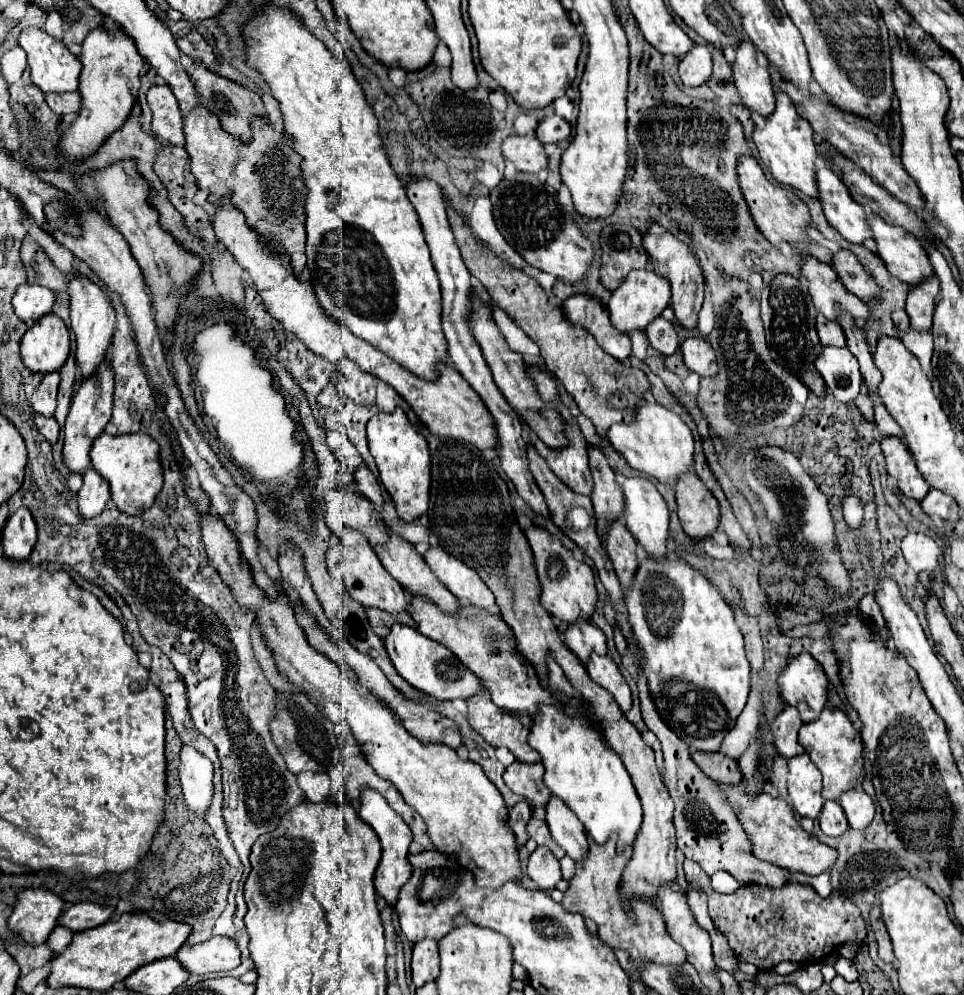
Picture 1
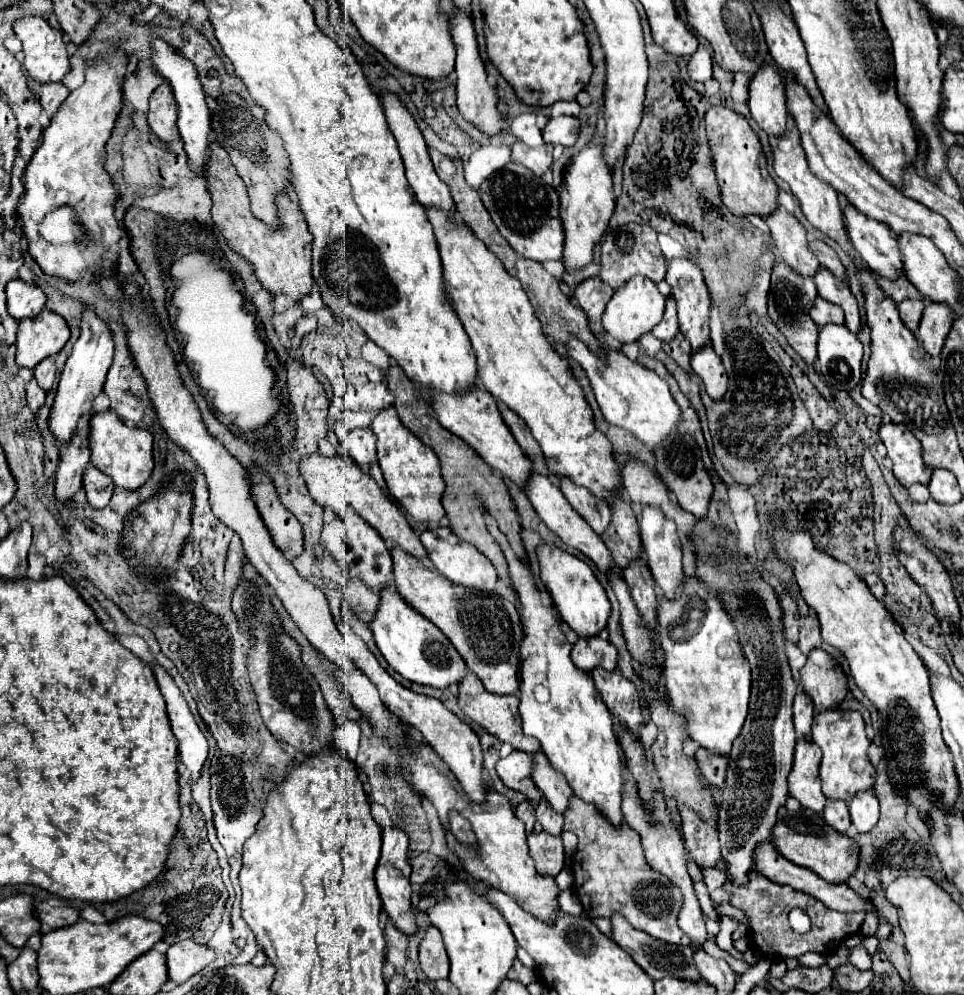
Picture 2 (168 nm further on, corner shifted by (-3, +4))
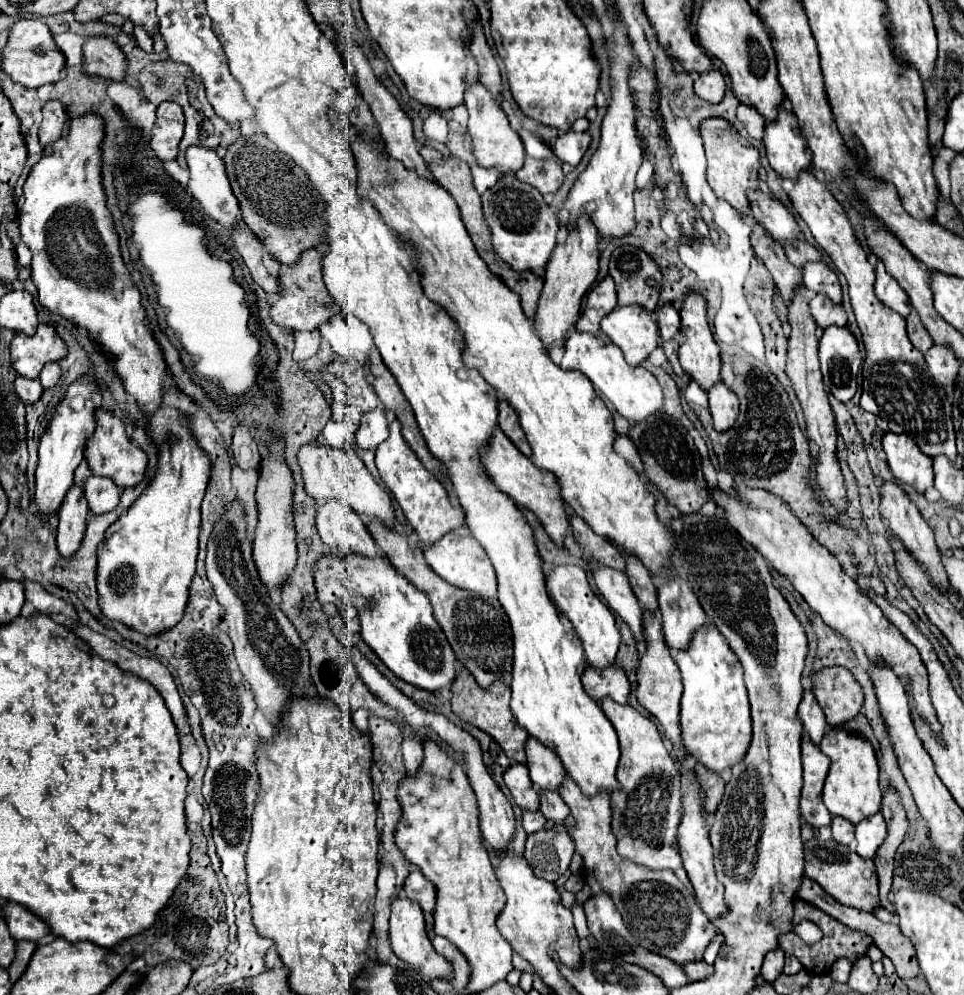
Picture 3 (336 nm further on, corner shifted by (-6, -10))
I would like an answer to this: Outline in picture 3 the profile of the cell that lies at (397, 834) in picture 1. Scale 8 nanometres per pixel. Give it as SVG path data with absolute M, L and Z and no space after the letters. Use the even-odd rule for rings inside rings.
M394 899L392 901L392 915L390 915L390 945L392 951L406 961L408 965L412 965L414 969L418 969L424 977L428 979L448 979L452 975L452 967L450 963L436 953L436 949L432 947L428 935L426 935L426 923L424 923L424 913L418 907L418 903L412 903L410 899Z

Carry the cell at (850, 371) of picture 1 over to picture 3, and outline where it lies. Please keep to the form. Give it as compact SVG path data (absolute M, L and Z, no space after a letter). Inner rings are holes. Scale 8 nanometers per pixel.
M826 327L820 337L818 357L824 385L842 403L856 393L856 375L862 365L860 347L848 327Z

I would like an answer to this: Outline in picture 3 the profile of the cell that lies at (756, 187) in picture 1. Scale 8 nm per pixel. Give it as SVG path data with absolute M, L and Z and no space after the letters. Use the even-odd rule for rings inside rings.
M710 117L700 123L700 135L704 139L706 149L706 177L712 191L726 199L734 209L742 213L750 213L750 203L746 199L748 189L758 189L758 167L760 167L760 153L754 145L750 145L730 121L722 117Z

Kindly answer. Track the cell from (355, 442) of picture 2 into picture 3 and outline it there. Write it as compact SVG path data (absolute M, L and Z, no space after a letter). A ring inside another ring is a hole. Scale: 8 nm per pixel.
M378 405L370 409L360 419L360 427L356 433L356 445L360 449L376 449L388 437L388 421L384 409Z

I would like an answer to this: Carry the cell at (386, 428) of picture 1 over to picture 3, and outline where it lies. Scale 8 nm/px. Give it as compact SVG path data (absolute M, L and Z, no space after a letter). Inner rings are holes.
M394 419L390 423L390 437L384 443L380 443L376 449L376 467L378 467L382 481L386 483L386 487L398 501L404 515L408 517L412 529L418 533L420 541L426 547L430 547L430 543L436 543L442 535L464 525L464 511L462 507L452 505L444 485L414 455L410 445L404 441L400 429L402 425L398 423L398 419Z

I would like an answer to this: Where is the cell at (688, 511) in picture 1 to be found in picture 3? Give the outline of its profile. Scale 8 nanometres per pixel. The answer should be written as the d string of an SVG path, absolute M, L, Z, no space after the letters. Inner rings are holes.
M658 411L658 419L646 419L646 423L632 423L628 429L628 437L632 439L642 457L644 475L650 483L658 487L658 491L668 499L668 503L676 505L682 515L700 511L700 507L710 499L710 495L700 467L700 453L686 427L678 419L672 419L670 415Z

